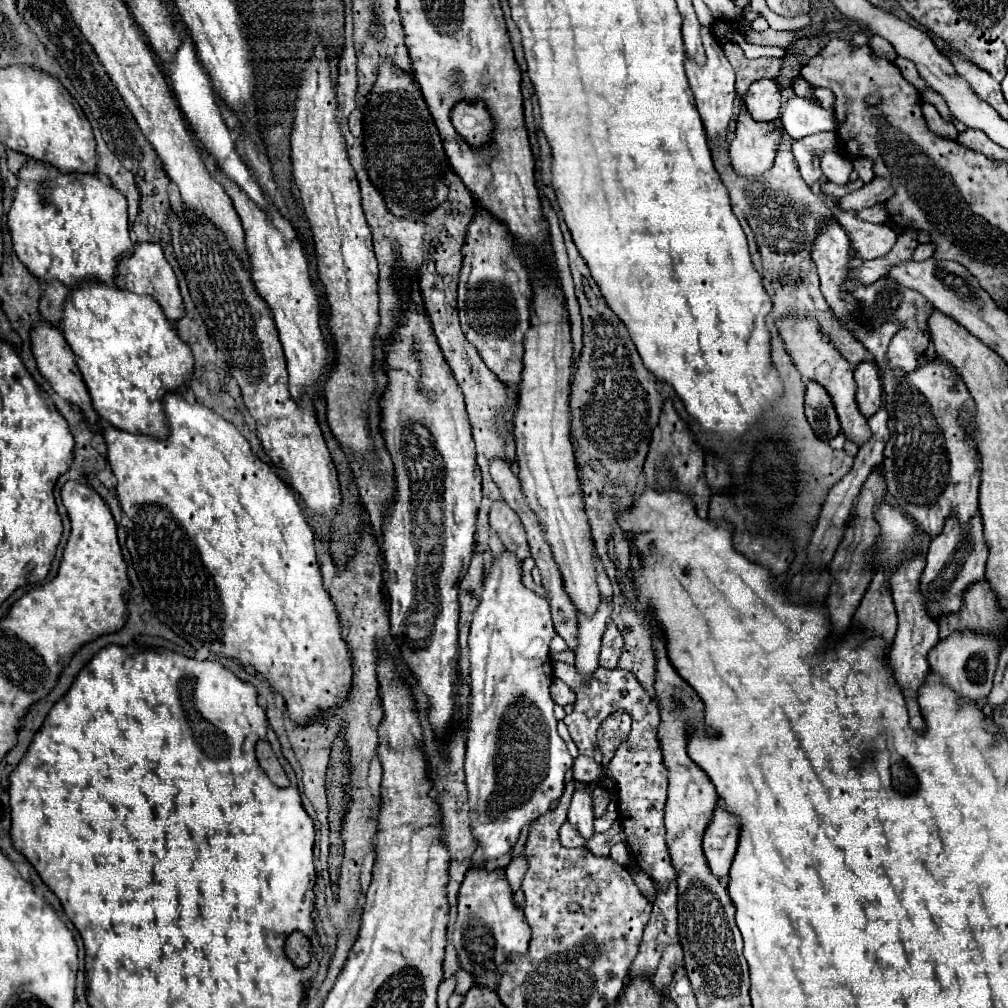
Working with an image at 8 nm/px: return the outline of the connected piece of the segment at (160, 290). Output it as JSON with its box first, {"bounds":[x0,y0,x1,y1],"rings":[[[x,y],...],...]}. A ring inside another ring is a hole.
{"bounds":[114,242,186,322],"rings":[[[150,242],[138,244],[134,254],[130,258],[124,258],[118,264],[118,276],[116,276],[114,284],[120,290],[152,296],[162,306],[162,310],[164,310],[164,314],[170,322],[178,322],[186,314],[184,304],[182,304],[182,296],[180,296],[180,290],[178,290],[176,274],[172,270],[172,266],[166,262],[166,258],[162,254],[162,248],[158,244],[150,244]]]}

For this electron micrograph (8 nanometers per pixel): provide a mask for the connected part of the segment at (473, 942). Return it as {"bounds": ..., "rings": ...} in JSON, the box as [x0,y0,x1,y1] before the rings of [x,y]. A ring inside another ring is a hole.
{"bounds":[452,868,530,990],"rings":[[[470,868],[462,880],[458,896],[458,920],[452,932],[452,942],[458,950],[458,960],[466,972],[476,978],[476,984],[496,990],[498,966],[510,954],[524,954],[530,942],[530,928],[524,912],[514,902],[514,892],[506,876],[486,872],[484,868]]]}

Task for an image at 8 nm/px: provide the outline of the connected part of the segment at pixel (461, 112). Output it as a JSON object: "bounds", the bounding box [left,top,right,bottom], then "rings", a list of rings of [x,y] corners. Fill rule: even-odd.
{"bounds":[452,102,494,148],"rings":[[[458,102],[452,108],[452,124],[456,132],[472,146],[482,148],[490,144],[494,134],[494,120],[484,102]]]}

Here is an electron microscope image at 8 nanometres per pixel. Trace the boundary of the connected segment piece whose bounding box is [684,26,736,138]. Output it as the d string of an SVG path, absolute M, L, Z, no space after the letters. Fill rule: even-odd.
M702 26L702 44L704 44L704 52L706 52L706 62L704 64L696 64L694 60L684 60L686 66L686 76L690 80L690 88L694 92L696 98L696 106L698 112L702 116L704 128L708 138L724 138L728 132L728 124L732 118L732 108L734 108L734 80L736 80L736 72L732 68L732 64L728 62L728 58L722 52L722 46L714 40L710 28Z

